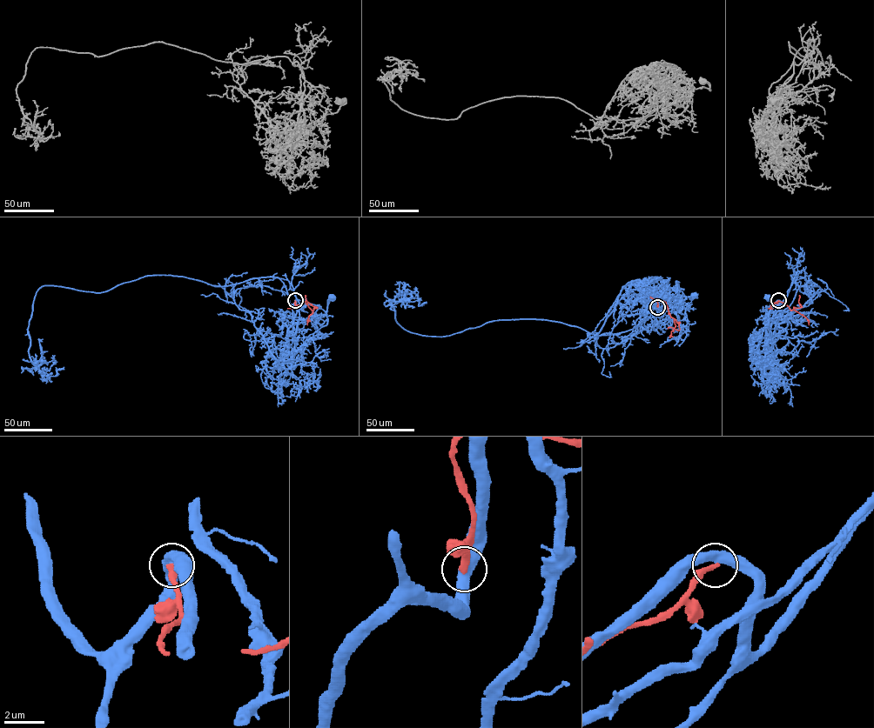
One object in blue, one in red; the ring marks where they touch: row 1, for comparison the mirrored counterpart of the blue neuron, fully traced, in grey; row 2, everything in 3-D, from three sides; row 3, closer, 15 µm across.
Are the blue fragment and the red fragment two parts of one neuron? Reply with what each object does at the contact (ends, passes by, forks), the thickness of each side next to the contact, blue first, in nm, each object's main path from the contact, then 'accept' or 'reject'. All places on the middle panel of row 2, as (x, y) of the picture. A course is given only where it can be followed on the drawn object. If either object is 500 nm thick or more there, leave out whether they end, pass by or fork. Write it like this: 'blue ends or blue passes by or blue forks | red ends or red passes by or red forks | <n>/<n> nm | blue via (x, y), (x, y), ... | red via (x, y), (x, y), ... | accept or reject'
500/320 nm | blue via (657, 307), (662, 294), (658, 294), (658, 297), (689, 299), (694, 296) | red via (657, 307), (658, 299), (666, 303), (670, 317), (680, 329), (668, 327) | reject

